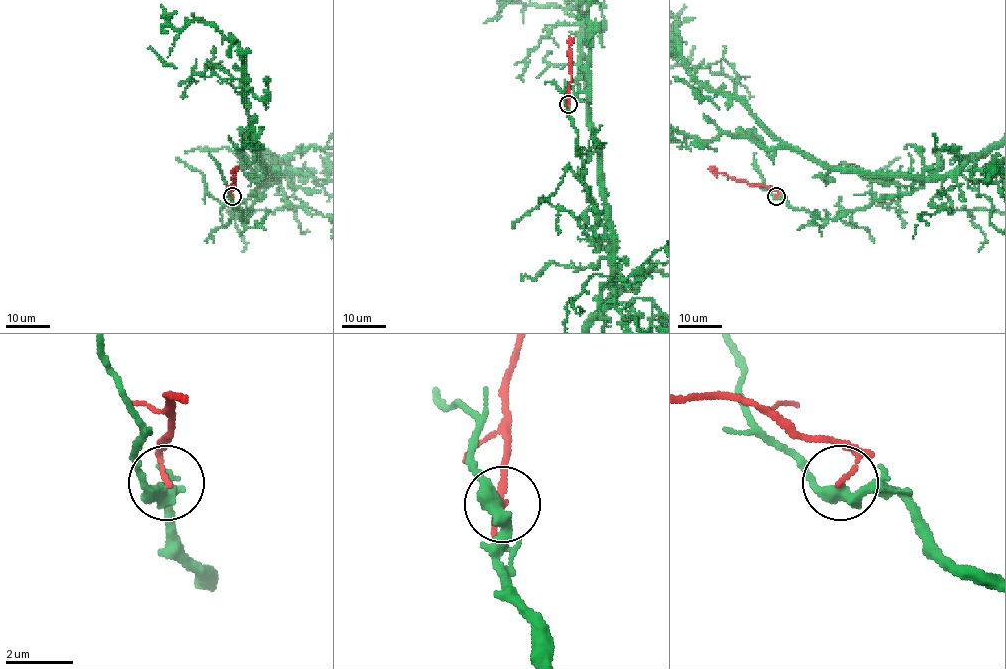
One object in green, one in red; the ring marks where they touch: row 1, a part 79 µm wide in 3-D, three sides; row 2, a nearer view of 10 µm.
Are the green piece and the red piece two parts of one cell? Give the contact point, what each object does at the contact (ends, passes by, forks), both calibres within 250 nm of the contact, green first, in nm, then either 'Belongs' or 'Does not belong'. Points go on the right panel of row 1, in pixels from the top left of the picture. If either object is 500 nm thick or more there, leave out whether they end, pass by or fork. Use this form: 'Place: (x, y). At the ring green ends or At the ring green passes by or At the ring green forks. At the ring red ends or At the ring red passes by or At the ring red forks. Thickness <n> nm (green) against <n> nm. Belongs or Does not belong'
Place: (776, 196). At the ring green passes by. At the ring red passes by. Thickness 380 nm (green) against 90 nm. Does not belong

